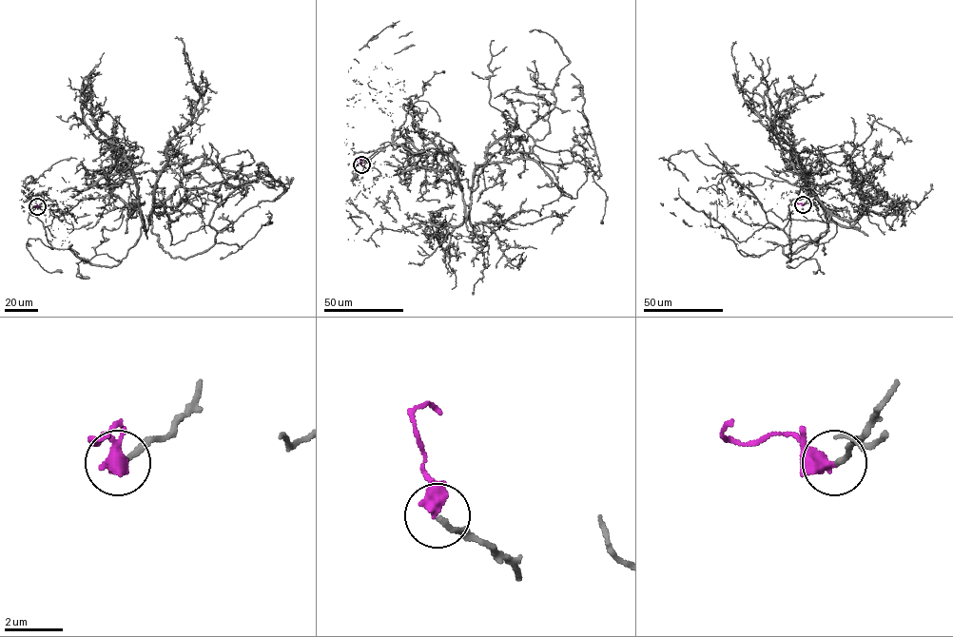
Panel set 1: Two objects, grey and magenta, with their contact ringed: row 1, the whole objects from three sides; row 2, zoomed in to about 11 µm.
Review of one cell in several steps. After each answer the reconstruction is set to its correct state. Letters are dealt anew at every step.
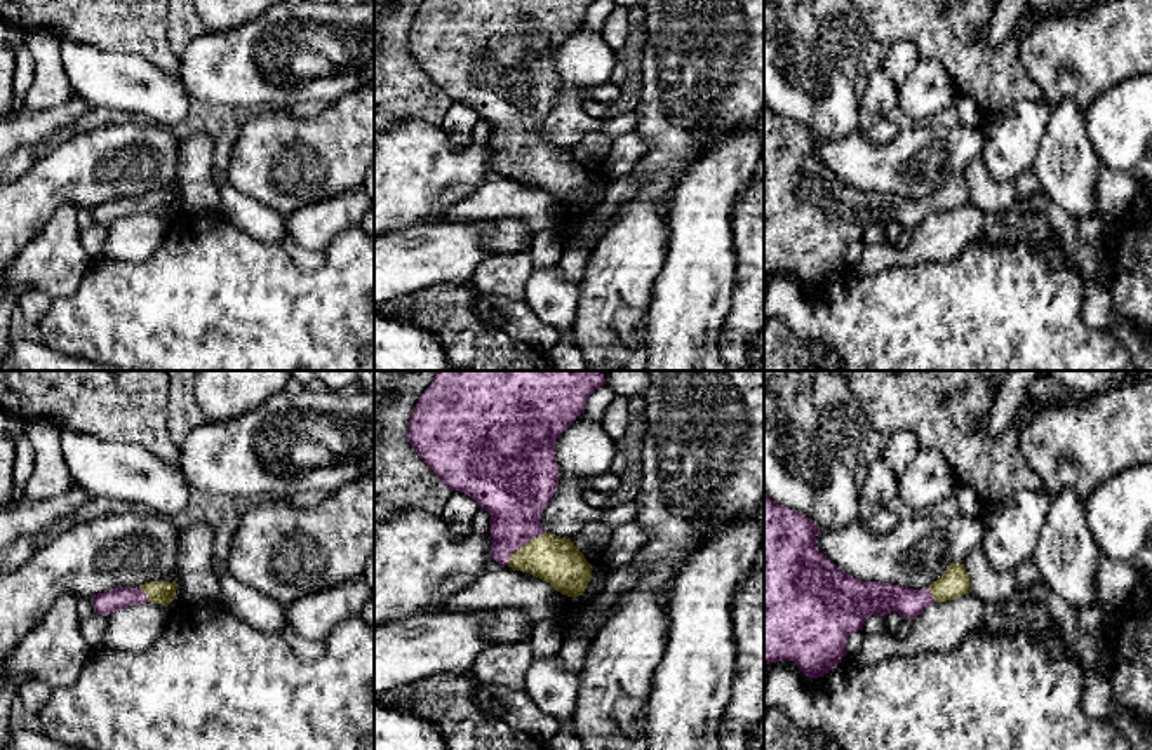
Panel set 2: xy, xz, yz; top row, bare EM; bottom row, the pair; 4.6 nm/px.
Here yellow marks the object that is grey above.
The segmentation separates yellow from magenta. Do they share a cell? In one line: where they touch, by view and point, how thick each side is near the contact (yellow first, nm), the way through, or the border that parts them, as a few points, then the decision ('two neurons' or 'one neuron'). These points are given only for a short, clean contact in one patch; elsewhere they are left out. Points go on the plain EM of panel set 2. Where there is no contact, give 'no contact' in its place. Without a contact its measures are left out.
meets yellow in xz at (526, 154); 220 nm thick on the yellow side, 320 nm on the other; runs through xz (554, 169), (533, 160), (526, 154), (515, 141), (514, 101); one neuron

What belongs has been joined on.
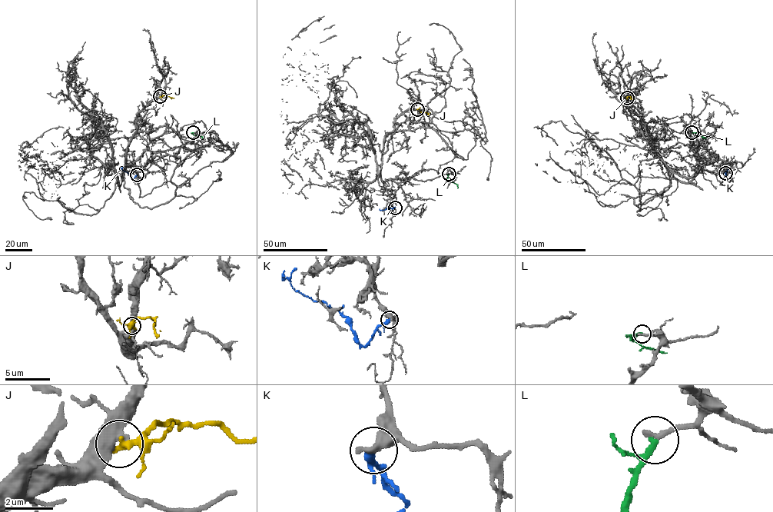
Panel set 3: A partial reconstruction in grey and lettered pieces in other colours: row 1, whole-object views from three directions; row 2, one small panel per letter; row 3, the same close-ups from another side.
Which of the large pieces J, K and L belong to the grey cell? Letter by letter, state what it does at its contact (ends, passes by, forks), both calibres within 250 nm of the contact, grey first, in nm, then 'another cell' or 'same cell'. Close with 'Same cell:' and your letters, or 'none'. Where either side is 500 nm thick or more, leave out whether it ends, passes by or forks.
J: it passes by; calibres 460 and 260 nm; another cell
K: calibres 550 and 220 nm; another cell
L: it passes by; calibres 240 and 160 nm; same cell
Same cell: L

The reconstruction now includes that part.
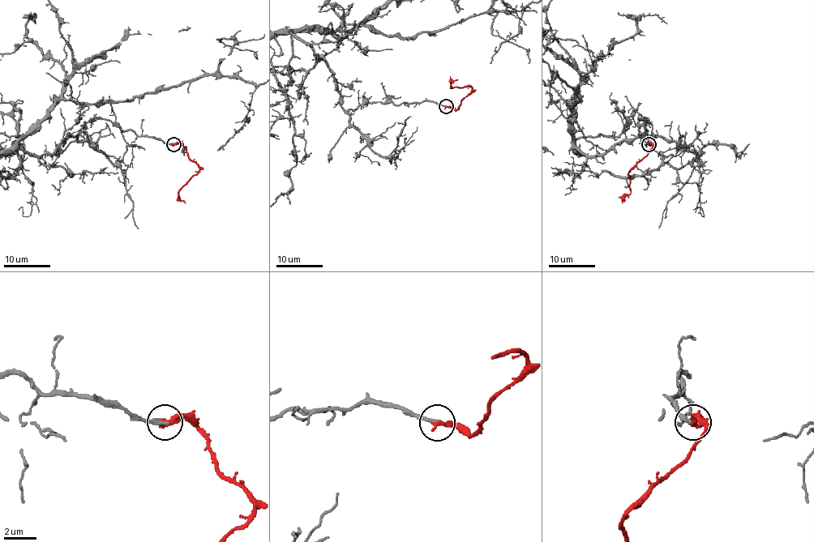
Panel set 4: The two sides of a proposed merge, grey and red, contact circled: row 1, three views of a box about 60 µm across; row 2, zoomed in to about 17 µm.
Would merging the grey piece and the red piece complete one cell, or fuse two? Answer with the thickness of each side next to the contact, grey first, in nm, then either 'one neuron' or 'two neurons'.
240/380 nm | one neuron

